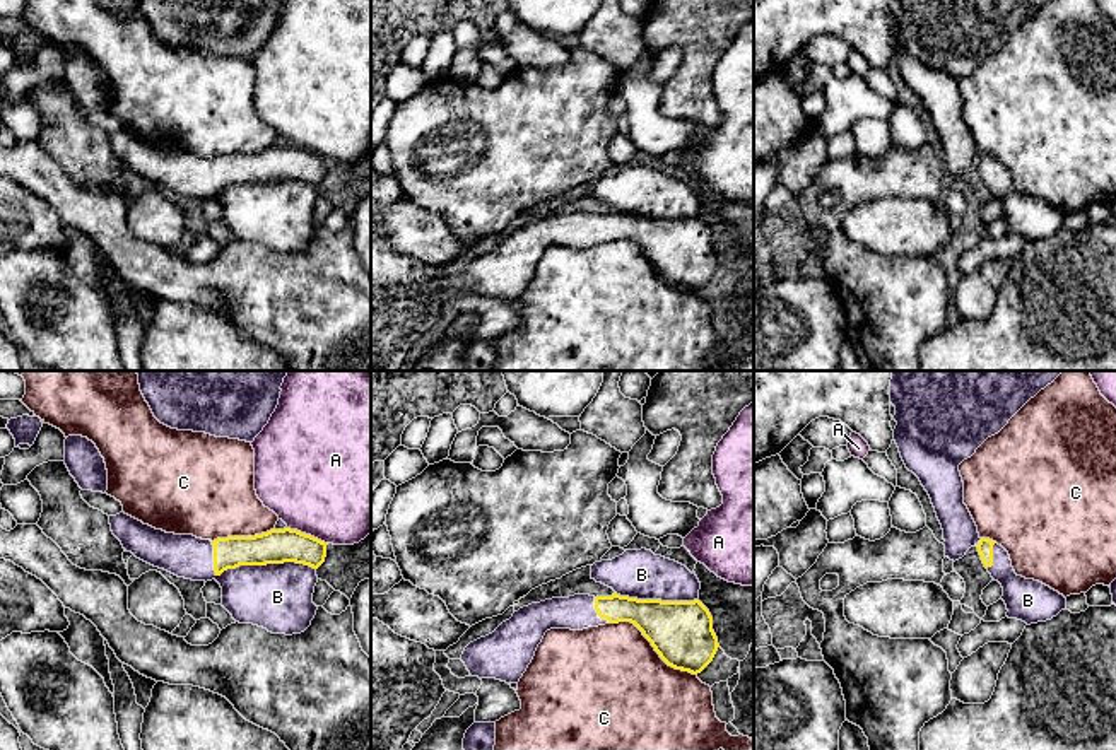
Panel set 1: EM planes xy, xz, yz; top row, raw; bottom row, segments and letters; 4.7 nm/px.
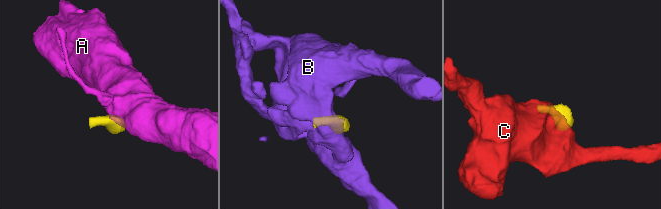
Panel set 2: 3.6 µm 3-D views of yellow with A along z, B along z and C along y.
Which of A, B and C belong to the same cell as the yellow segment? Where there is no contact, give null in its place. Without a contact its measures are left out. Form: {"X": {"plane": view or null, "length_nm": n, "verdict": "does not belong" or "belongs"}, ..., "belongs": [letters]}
{"A": {"plane": "xy", "length_nm": 200, "verdict": "does not belong"}, "B": {"plane": "xy", "length_nm": 500, "verdict": "belongs"}, "C": {"plane": "xz", "length_nm": 480, "verdict": "does not belong"}, "belongs": ["B"]}

